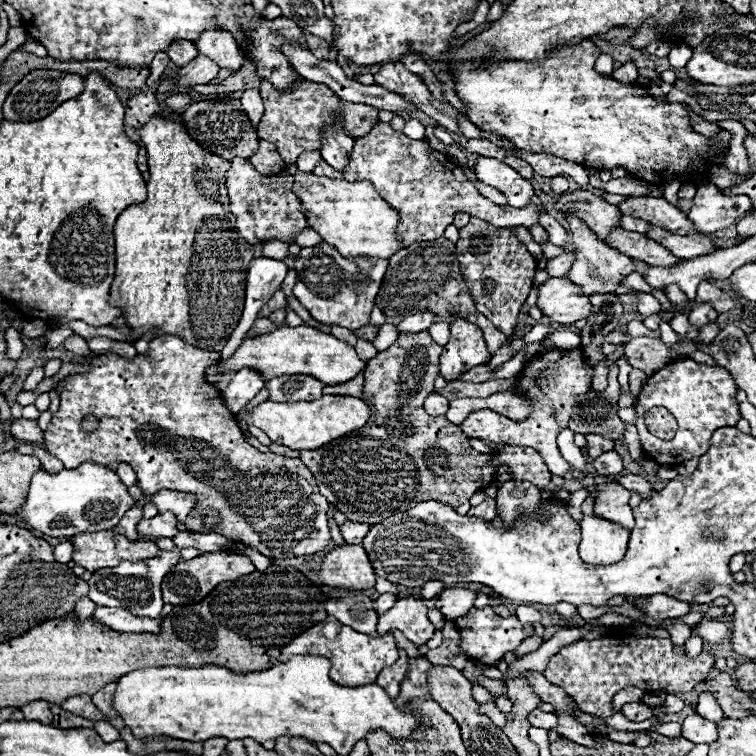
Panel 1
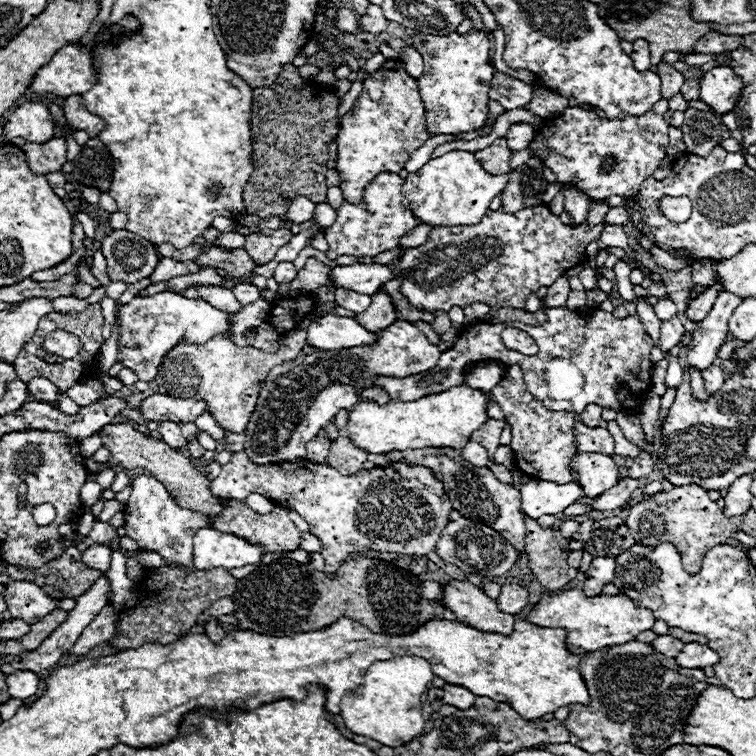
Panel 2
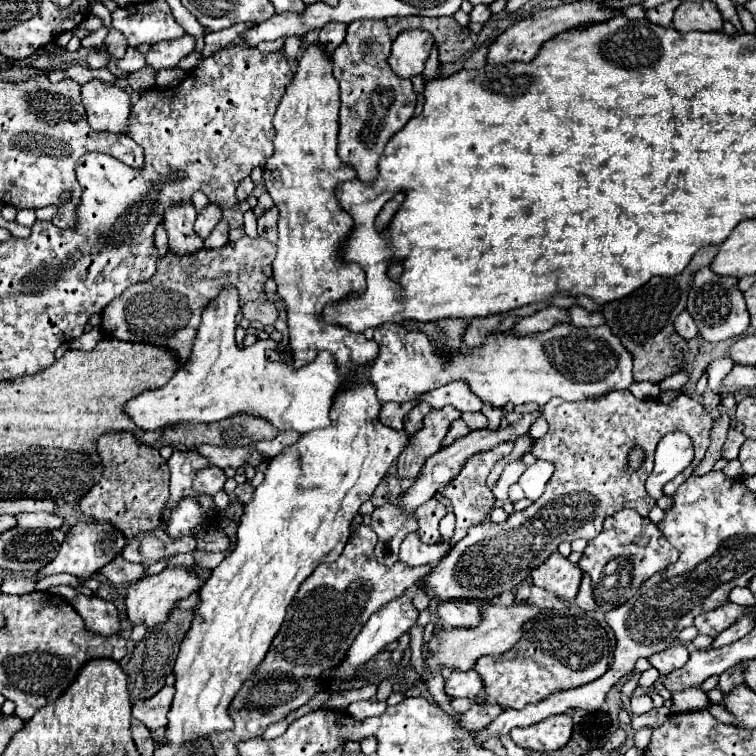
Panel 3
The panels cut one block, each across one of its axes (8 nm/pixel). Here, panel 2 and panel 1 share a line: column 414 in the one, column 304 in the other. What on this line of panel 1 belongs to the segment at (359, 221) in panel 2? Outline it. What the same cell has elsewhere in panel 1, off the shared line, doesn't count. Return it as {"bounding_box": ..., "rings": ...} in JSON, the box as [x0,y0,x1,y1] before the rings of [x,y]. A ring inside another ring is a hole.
{"bounding_box":[226,158,308,244],"rings":[[[244,158],[230,160],[230,168],[226,170],[230,210],[236,216],[238,232],[250,244],[262,244],[268,240],[282,240],[286,244],[294,244],[294,234],[308,226],[306,216],[300,212],[300,200],[292,194],[292,182],[294,176],[288,172],[264,176],[256,172],[256,168]]]}

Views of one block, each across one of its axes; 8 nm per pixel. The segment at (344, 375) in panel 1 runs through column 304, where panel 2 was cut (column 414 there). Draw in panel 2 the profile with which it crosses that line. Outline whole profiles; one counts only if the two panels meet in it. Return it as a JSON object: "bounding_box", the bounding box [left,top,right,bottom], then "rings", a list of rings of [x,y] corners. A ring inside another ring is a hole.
{"bounding_box":[244,320,440,464],"rings":[[[396,320],[388,328],[378,334],[378,340],[370,346],[354,346],[342,350],[316,350],[304,358],[304,362],[290,372],[278,376],[272,382],[266,382],[258,394],[256,410],[250,416],[246,426],[246,444],[244,452],[254,464],[270,464],[270,462],[294,462],[298,458],[306,458],[306,444],[316,438],[316,434],[330,424],[330,420],[340,410],[350,410],[360,400],[360,392],[374,386],[376,376],[394,376],[406,378],[408,374],[420,374],[436,366],[440,358],[440,350],[432,346],[426,336],[410,322]]]}

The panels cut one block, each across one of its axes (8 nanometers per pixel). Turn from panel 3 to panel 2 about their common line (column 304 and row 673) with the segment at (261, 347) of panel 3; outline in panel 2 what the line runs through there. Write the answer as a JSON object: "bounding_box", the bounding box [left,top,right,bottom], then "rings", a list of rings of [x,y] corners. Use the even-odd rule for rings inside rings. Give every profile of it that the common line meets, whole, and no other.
{"bounding_box":[342,656,434,748],"rings":[[[396,656],[392,660],[374,662],[366,674],[364,682],[350,694],[342,698],[342,718],[350,732],[358,736],[368,736],[384,746],[398,748],[422,734],[422,700],[420,696],[428,692],[428,684],[434,674],[430,664],[418,656]]]}

